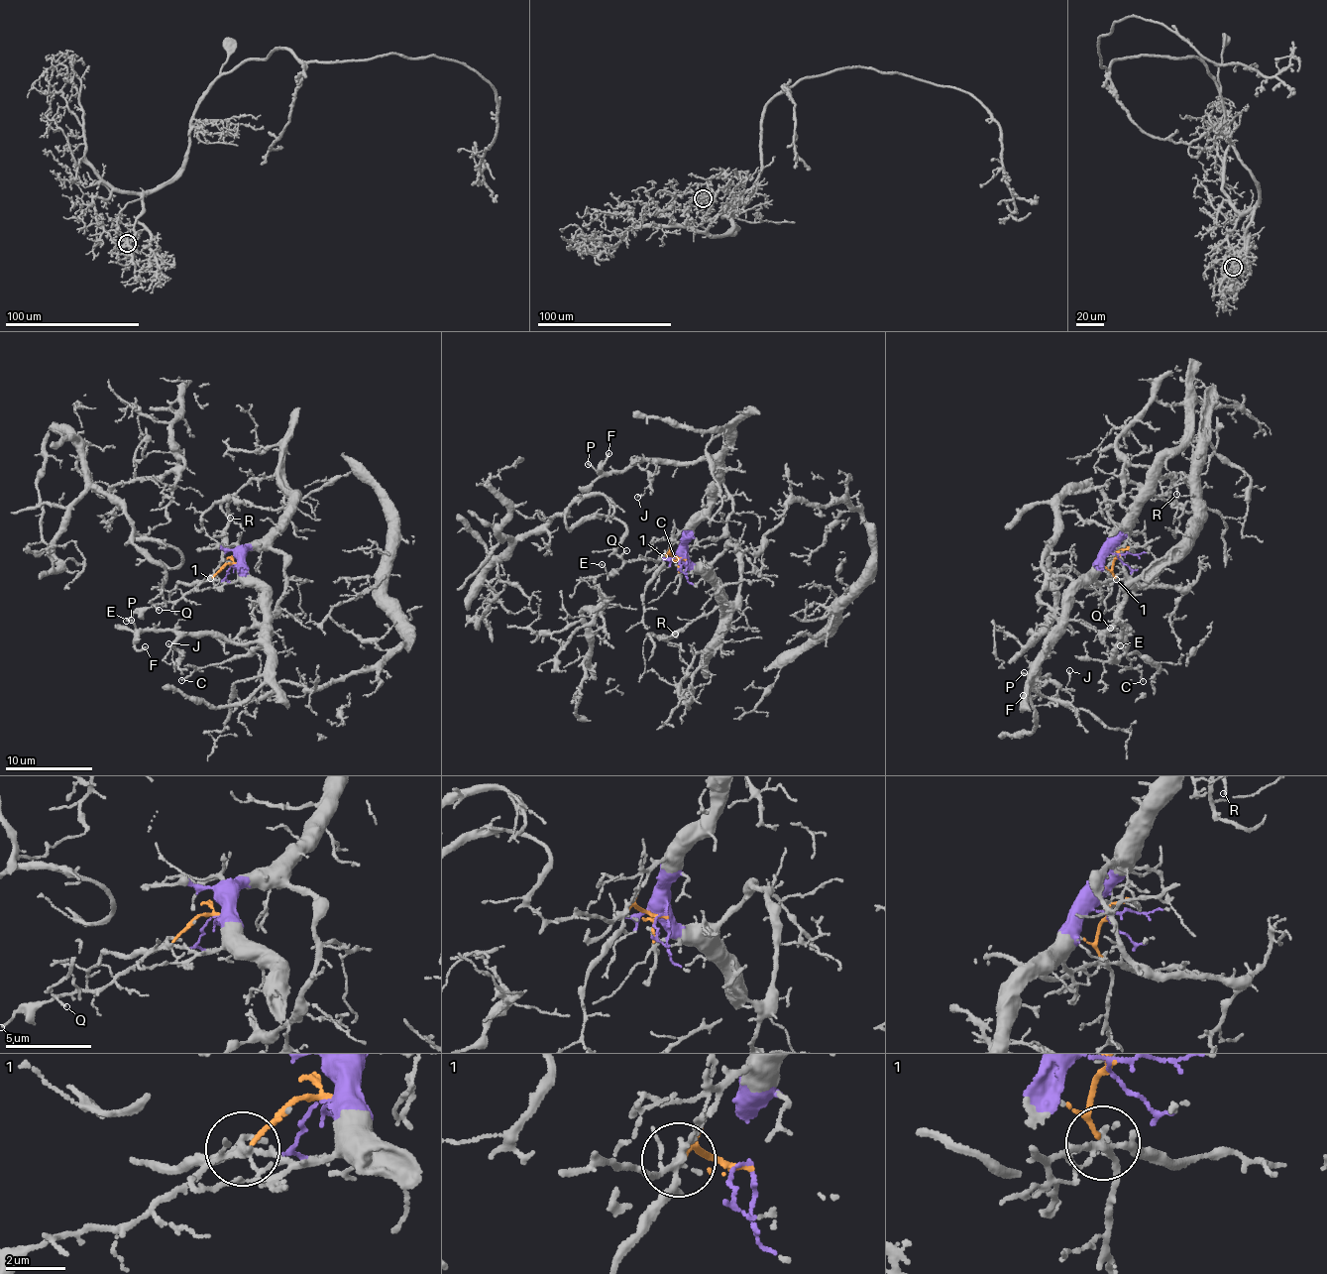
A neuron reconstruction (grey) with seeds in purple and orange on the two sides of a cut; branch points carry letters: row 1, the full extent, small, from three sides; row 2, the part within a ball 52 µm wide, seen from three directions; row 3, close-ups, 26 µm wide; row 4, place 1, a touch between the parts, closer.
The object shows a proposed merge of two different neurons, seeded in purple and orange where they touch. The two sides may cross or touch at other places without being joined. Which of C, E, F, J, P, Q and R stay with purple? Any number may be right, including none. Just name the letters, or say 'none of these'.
C, F, J, P, R

